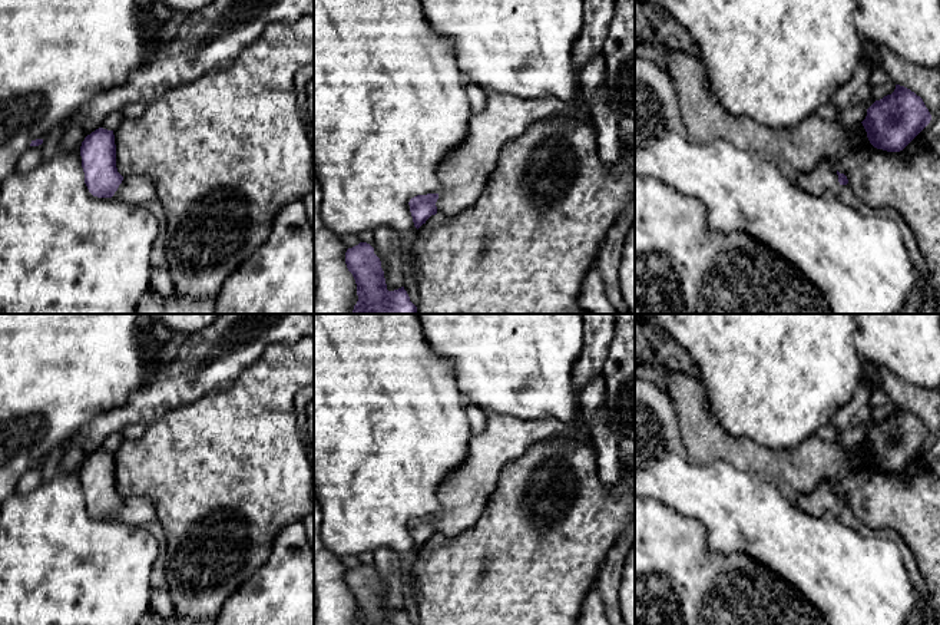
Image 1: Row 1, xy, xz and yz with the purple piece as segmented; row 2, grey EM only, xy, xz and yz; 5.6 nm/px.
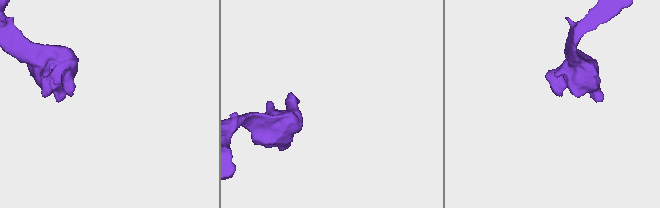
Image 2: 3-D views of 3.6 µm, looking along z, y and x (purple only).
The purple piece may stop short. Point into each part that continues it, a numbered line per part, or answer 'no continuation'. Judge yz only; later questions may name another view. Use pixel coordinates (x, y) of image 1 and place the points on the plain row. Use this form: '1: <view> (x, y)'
1: yz (823, 501)

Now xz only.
1: xz (463, 495)

